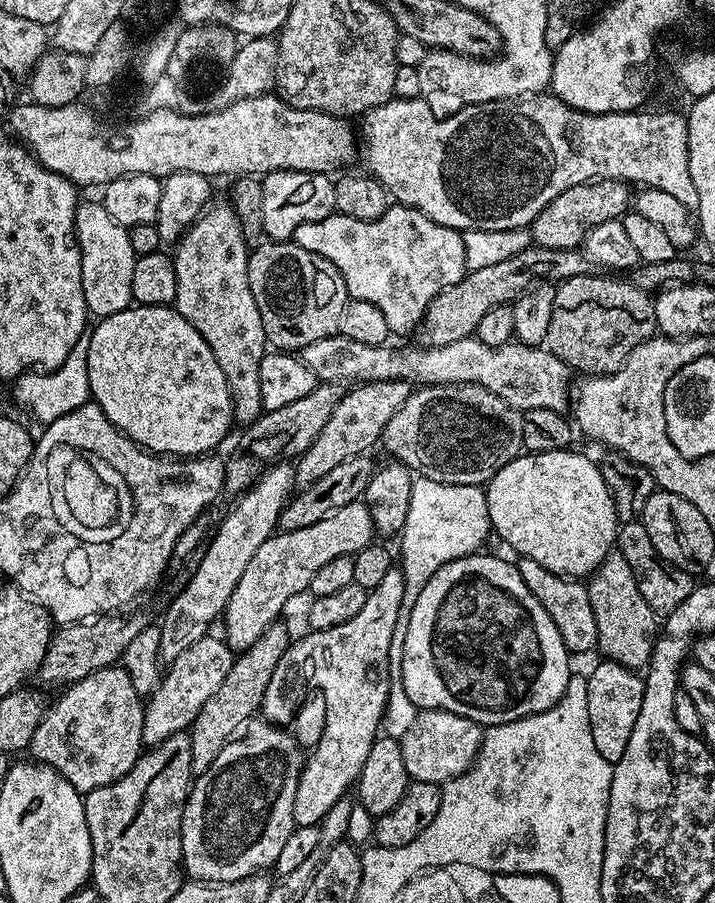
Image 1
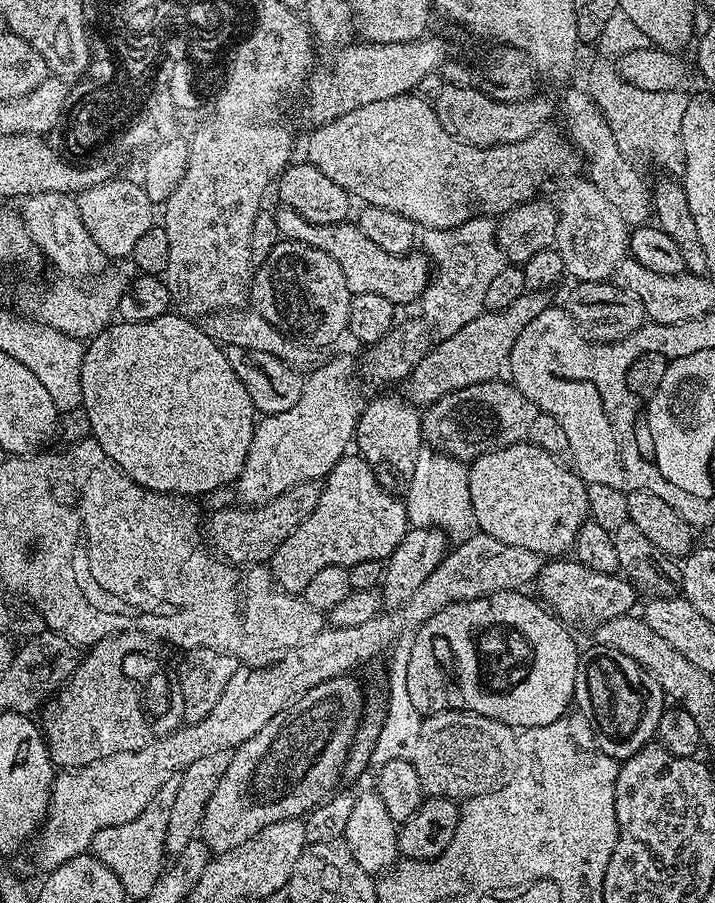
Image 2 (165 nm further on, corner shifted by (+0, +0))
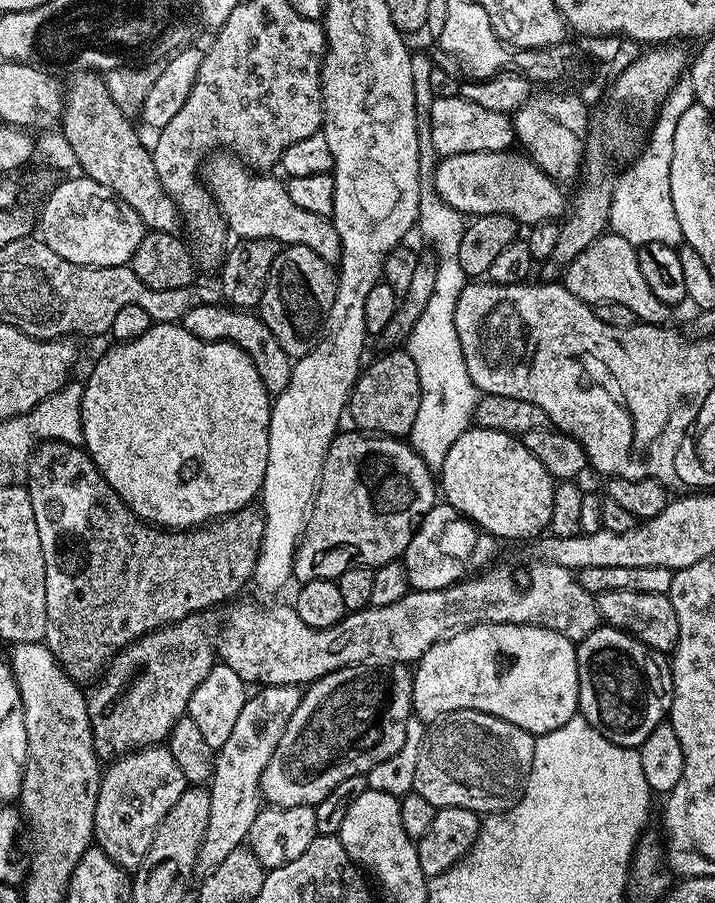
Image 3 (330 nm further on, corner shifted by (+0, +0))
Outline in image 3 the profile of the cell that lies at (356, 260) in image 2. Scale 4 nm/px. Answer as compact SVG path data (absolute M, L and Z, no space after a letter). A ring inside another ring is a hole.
M220 150L203 165L202 180L215 198L233 237L241 240L270 238L277 240L281 246L306 246L328 264L335 265L339 261L340 239L331 219L310 214L310 210L302 210L302 206L297 206L290 199L287 183L283 179L275 180L272 174L261 174L231 152Z

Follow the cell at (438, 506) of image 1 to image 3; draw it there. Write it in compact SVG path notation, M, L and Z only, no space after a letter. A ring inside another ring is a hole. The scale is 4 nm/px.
M419 52L413 53L411 69L415 98L415 120L418 122L418 170L419 170L419 218L417 231L421 232L432 243L431 249L437 259L437 278L433 294L425 310L419 315L412 331L406 336L406 350L410 358L414 358L414 366L418 366L418 382L420 383L420 405L414 418L414 426L409 430L407 439L426 462L426 466L438 470L446 462L450 448L462 434L473 427L476 407L482 393L474 386L470 372L466 370L466 358L462 354L462 342L458 342L458 330L454 330L454 310L458 306L458 298L462 294L466 277L462 266L458 266L458 246L462 242L462 234L466 220L461 213L445 204L435 188L434 173L442 157L439 156L431 137L430 110L433 108L435 96L430 85L430 70L433 61Z

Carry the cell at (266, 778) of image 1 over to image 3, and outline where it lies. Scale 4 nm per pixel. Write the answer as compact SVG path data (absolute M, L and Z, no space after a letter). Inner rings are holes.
M355 664L349 668L339 668L337 672L326 674L322 678L318 678L313 684L307 685L303 689L300 701L298 702L298 710L294 710L294 714L290 718L290 722L286 726L286 730L282 734L282 738L278 742L278 746L274 750L274 754L270 758L270 762L266 766L266 770L260 779L261 797L269 805L277 808L285 808L286 806L313 806L320 804L322 798L326 798L326 794L330 794L330 790L334 790L334 786L338 786L338 782L346 782L346 778L354 778L355 776L363 776L367 774L374 766L385 762L392 755L398 754L403 743L406 740L406 726L409 719L414 716L412 711L412 672L403 664Z

